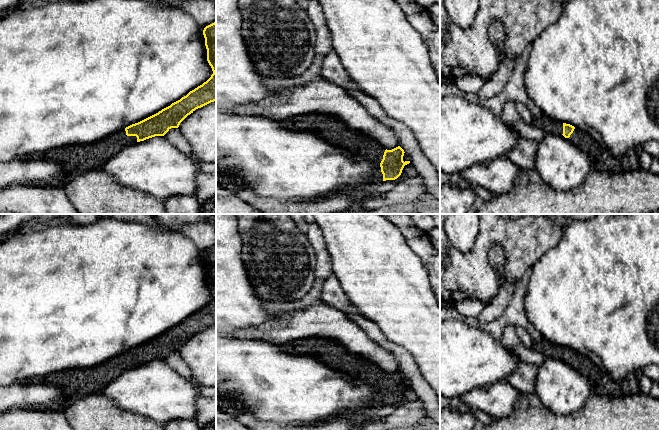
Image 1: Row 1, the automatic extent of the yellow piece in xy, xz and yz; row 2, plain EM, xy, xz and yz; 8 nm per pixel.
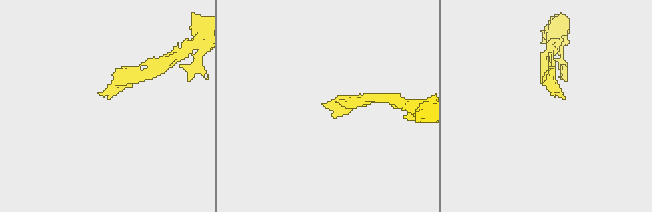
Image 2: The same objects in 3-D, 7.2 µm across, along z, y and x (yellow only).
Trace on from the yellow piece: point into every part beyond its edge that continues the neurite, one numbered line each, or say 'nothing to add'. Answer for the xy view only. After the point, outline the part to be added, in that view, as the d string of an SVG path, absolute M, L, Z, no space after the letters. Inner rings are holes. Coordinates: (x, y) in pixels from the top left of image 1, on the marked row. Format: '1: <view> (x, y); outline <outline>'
1: xy (75, 160); outline M124 129L89 145L69 145L49 150L46 153L27 156L26 159L56 161L63 168L63 173L58 179L30 185L64 185L78 175L100 169L106 160L125 146L136 142L137 137L127 136Z

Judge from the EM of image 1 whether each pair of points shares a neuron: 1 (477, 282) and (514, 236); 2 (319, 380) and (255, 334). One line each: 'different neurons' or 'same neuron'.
1: same neuron
2: different neurons

